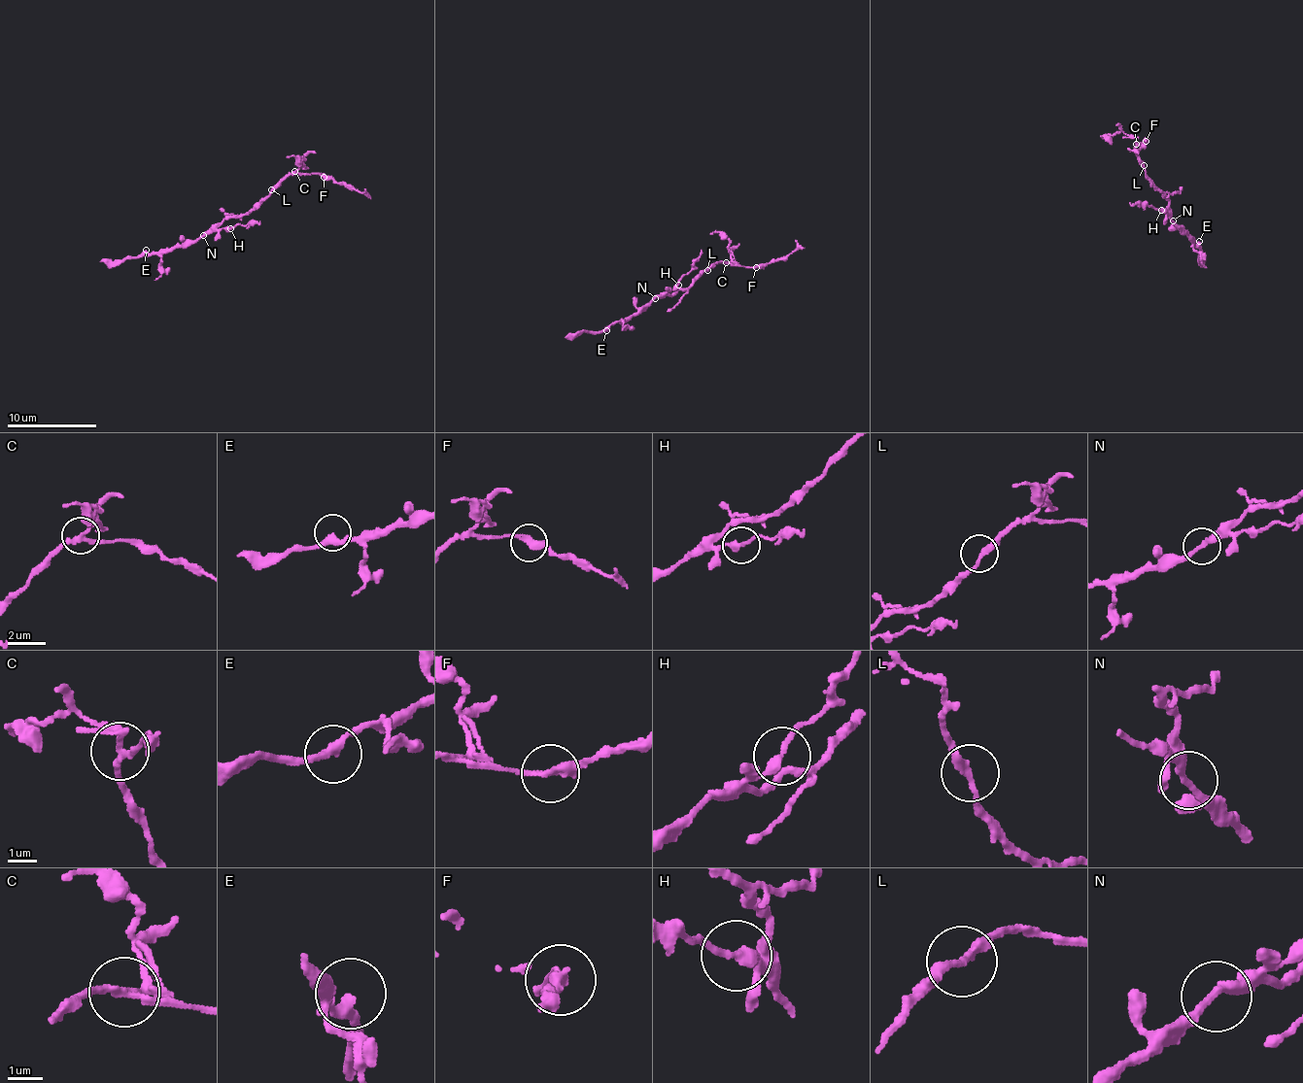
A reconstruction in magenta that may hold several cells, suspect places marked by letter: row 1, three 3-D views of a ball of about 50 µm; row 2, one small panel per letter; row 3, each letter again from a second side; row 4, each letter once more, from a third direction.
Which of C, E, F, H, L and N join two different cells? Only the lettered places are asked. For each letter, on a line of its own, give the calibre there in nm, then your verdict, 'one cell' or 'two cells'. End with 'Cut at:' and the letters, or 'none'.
C: calibre 180 nm; two cells
E: calibre 280 nm; one cell
F: calibre 280 nm; two cells
H: calibre 280 nm; two cells
L: calibre 240 nm; one cell
N: calibre 240 nm; one cell
Cut at: C, F, H

